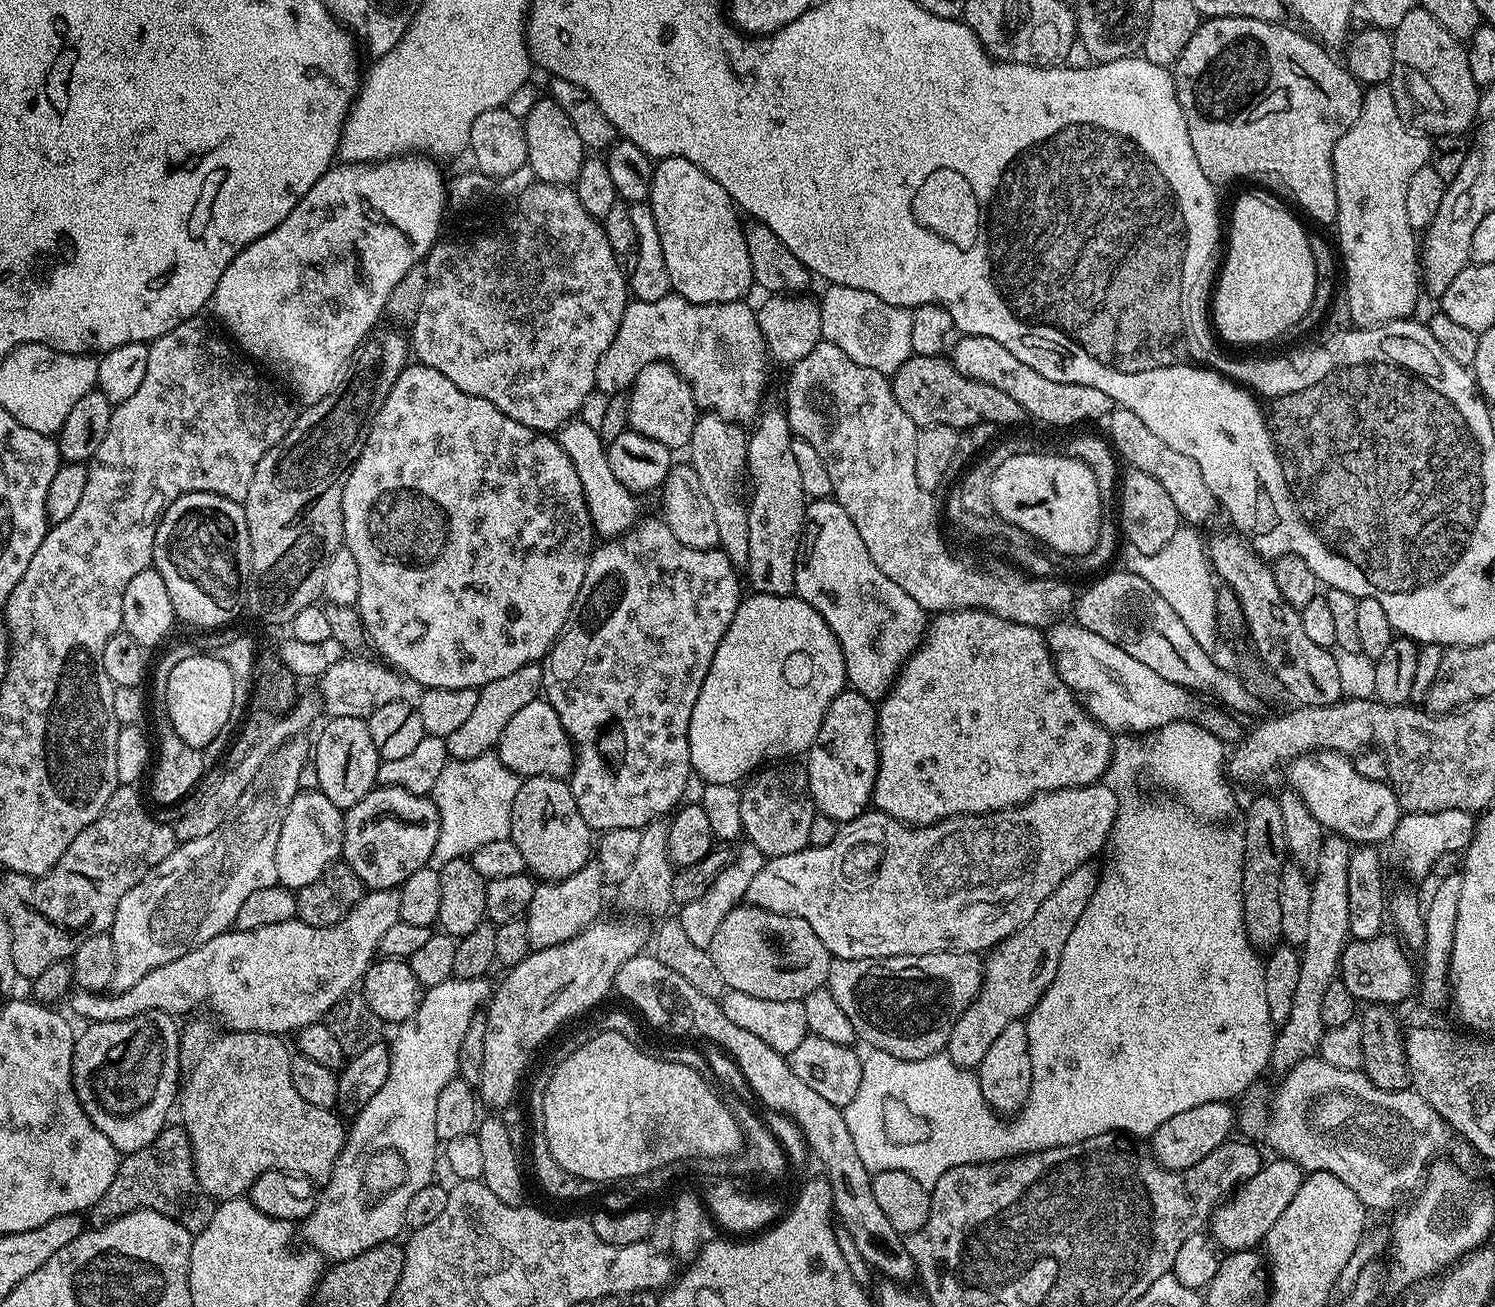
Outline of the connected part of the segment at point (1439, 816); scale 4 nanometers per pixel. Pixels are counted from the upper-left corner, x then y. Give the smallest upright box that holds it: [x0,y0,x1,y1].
[1390,810,1477,880]

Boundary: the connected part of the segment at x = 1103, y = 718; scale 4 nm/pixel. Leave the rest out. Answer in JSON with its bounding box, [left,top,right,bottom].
[1046,622,1197,734]

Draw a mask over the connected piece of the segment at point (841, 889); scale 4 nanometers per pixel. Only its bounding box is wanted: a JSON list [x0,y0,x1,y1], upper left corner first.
[746,783,1118,960]

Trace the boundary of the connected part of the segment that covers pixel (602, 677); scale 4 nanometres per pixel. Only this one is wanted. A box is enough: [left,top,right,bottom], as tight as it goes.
[542,519,742,832]

